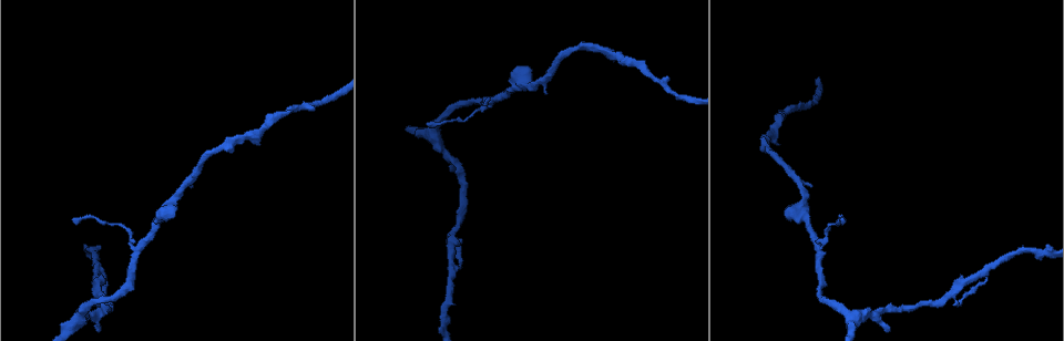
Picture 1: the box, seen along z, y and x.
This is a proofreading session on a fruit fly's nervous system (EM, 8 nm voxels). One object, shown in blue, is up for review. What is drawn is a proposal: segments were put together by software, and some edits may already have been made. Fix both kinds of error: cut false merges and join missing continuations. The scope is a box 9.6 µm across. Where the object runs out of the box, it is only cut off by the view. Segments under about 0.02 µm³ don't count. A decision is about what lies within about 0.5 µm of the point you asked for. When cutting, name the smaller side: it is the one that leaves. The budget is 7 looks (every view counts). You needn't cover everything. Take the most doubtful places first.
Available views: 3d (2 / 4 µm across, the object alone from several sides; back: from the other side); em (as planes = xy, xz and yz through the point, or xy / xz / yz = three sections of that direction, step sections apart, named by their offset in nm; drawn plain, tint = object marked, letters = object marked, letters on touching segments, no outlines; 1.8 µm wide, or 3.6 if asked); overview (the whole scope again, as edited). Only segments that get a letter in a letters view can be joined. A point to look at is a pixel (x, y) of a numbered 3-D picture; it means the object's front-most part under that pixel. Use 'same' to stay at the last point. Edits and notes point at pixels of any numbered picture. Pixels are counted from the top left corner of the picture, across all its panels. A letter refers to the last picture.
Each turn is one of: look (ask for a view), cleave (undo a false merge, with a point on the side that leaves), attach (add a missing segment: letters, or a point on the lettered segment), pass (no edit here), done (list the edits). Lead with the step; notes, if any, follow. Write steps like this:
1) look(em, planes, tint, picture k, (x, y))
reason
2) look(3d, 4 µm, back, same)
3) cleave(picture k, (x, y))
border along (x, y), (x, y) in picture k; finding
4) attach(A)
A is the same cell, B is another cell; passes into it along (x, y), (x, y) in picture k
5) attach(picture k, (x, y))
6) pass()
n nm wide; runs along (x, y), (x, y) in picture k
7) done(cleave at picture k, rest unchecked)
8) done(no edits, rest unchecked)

look(em, xz, step 8, tint, picture 1, (980, 285))
touches itself

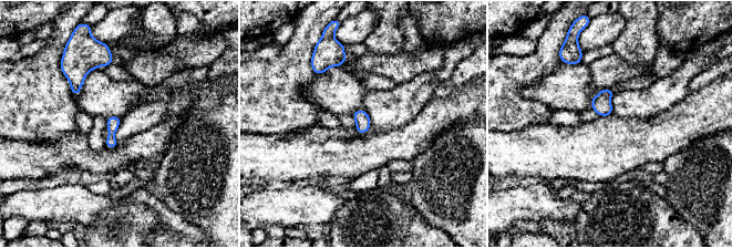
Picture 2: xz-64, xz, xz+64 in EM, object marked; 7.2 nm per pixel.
look(em, planes, letters, same)

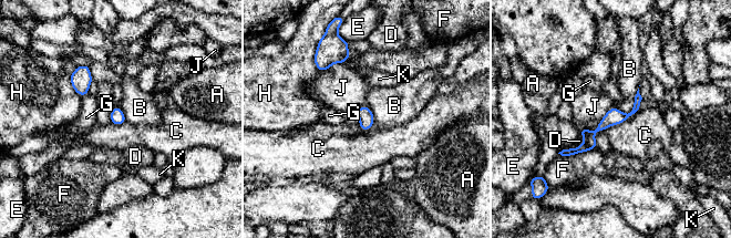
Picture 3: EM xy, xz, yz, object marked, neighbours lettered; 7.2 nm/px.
pass()
A, B, C, D, E, F, G, H, J and K are other cells; border along (640, 109), (605, 131) in picture 3; continuous, no second neuron

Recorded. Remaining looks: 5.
look(3d, 2 µm, picture 1, (72, 220))
tapers out

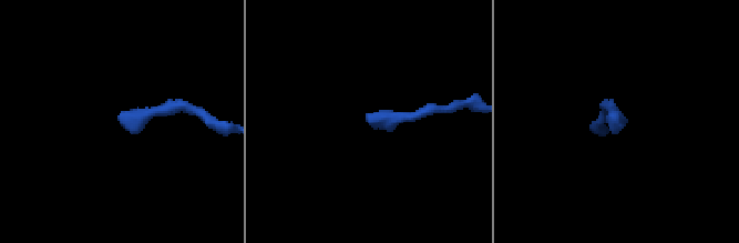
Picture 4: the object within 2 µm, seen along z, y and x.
look(em, planes, letters, picture 4, (368, 114))

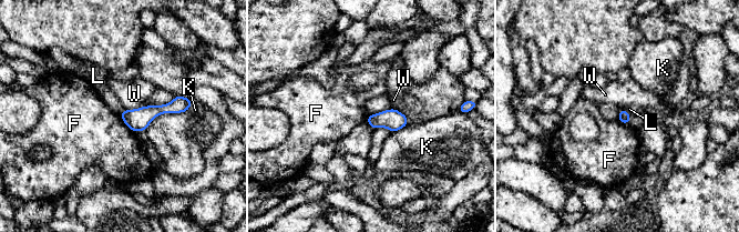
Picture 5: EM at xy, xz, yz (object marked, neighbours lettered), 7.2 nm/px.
pass()
F, K, L and W are other cells; runs along (187, 101), (146, 114), (123, 114) in picture 5; none of them fits

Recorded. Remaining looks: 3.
look(3d, 4 µm, picture 1, (164, 214))
a fork

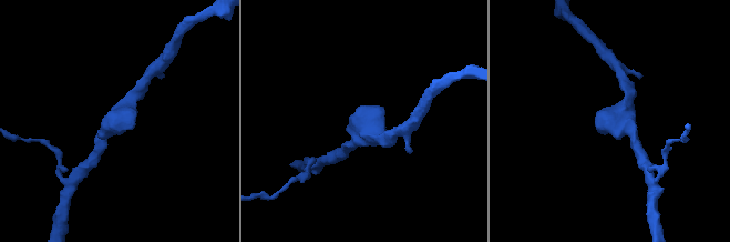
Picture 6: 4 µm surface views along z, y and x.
look(em, planes, letters, picture 6, (624, 119))

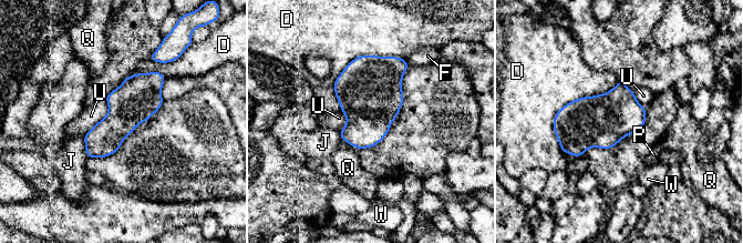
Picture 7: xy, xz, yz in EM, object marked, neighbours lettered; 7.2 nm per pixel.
pass()
320 nm wide; D, F, J, P, Q, U and W are other cells; border along (105, 99), (107, 113), (83, 135) in picture 7; one neuron here

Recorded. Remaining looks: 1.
done(no edits, rest unchecked)

